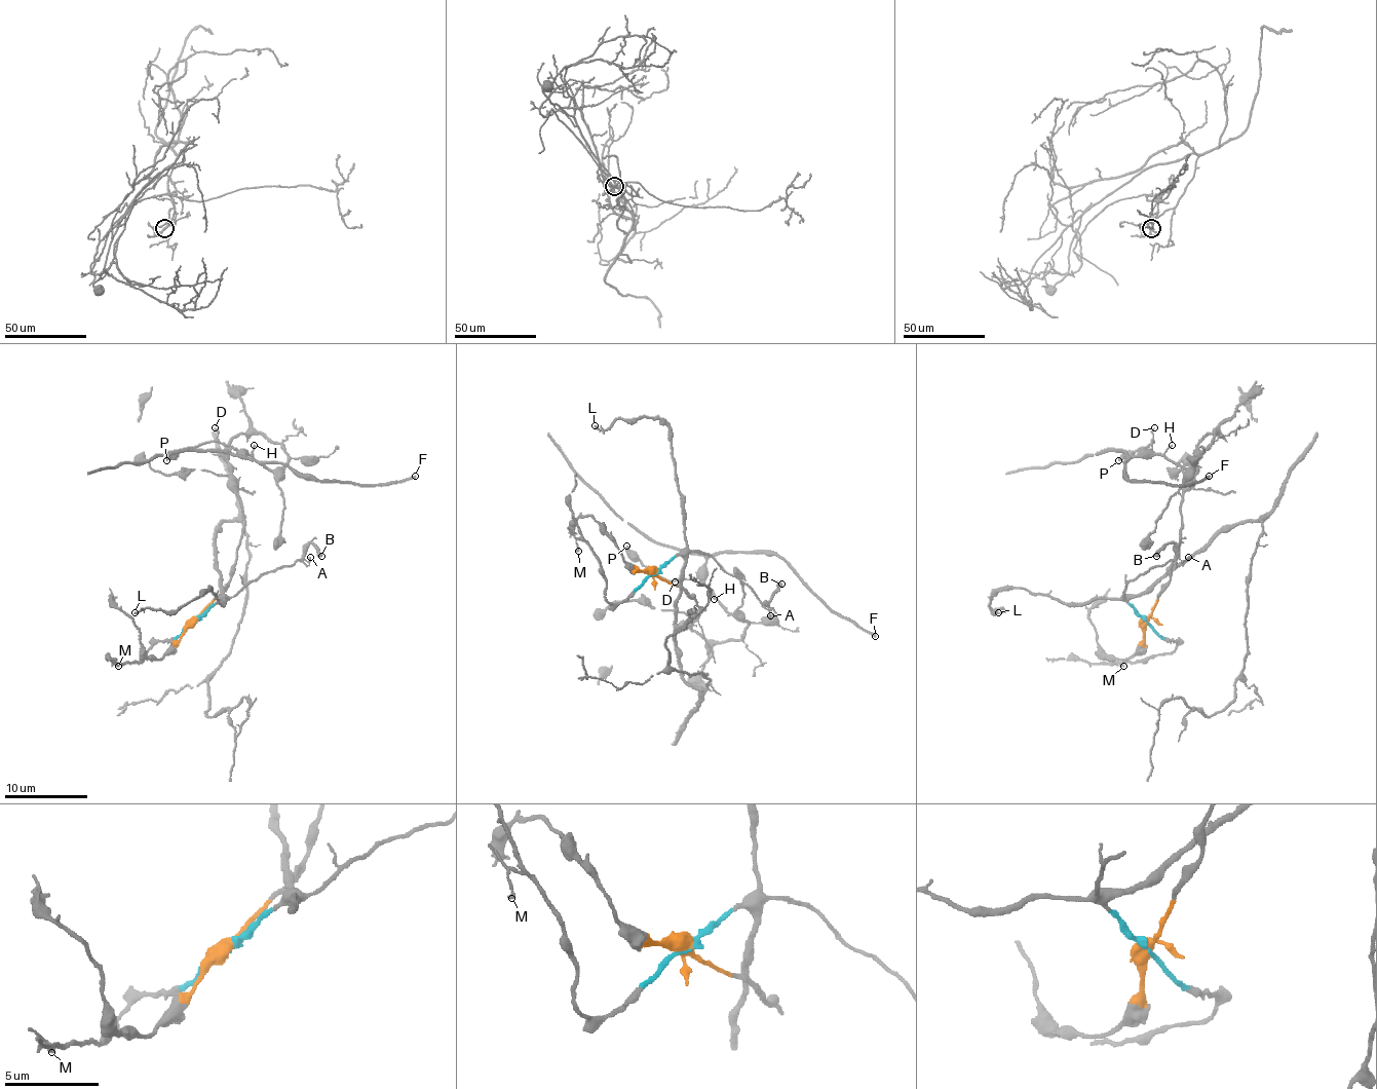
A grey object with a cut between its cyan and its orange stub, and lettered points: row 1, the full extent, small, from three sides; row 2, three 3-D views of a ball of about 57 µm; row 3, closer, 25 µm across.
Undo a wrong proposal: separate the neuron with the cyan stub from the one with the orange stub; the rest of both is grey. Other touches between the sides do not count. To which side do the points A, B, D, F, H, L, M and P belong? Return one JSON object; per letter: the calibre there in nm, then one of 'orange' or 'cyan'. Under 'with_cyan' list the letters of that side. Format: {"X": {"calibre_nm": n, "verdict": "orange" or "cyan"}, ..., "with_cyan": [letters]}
{"A": {"calibre_nm": 90, "verdict": "cyan"}, "B": {"calibre_nm": 360, "verdict": "cyan"}, "D": {"calibre_nm": 150, "verdict": "orange"}, "F": {"calibre_nm": 240, "verdict": "orange"}, "H": {"calibre_nm": 130, "verdict": "orange"}, "L": {"calibre_nm": 170, "verdict": "cyan"}, "M": {"calibre_nm": 130, "verdict": "cyan"}, "P": {"calibre_nm": 400, "verdict": "orange"}, "with_cyan": ["A", "B", "L", "M"]}

